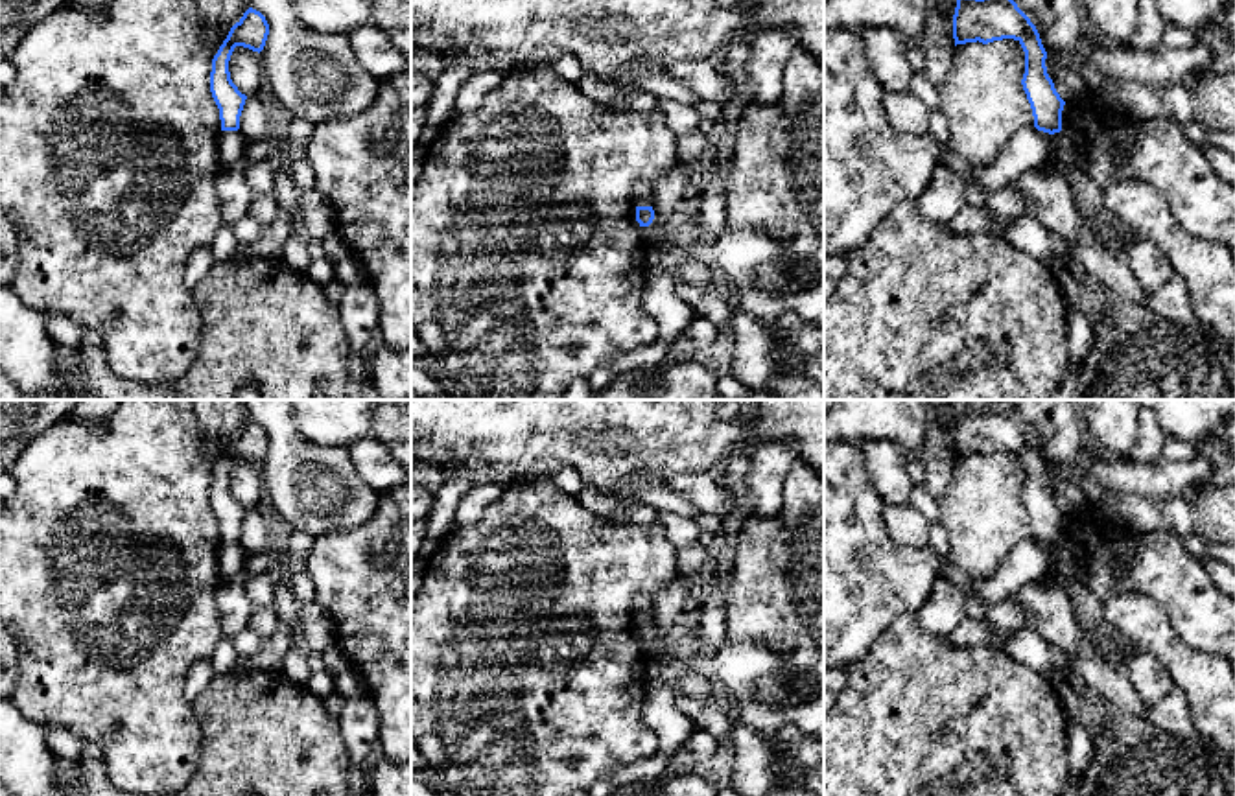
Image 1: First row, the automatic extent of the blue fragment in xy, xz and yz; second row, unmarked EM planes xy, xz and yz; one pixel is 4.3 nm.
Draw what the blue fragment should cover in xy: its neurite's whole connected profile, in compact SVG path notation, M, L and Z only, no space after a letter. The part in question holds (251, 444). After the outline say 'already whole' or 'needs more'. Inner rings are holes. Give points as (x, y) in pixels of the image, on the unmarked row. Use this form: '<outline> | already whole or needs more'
M249 420L230 440L227 451L212 472L210 505L219 521L221 544L238 544L247 509L230 492L229 474L236 459L262 464L269 448L265 429Z | already whole

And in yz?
M959 407L953 427L953 451L957 457L994 455L1014 451L1025 464L1023 503L1032 521L1034 540L1054 547L1062 544L1062 523L1065 514L1047 486L1047 464L1030 431L1008 407L988 407L982 411Z | already whole

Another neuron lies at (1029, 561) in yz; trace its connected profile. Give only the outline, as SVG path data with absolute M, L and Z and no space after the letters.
M1025 540L1010 551L994 575L973 580L968 590L988 604L1001 603L1021 586L1045 579L1049 573L1049 556L1049 545Z

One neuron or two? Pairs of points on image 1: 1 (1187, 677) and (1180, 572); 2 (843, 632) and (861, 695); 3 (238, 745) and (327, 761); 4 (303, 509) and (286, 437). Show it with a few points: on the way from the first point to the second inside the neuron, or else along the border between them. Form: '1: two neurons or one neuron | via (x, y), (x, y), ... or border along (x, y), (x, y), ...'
1: two neurons | border along (1160, 608), (1173, 634), (1215, 653)
2: two neurons | border along (882, 634), (846, 669)
3: one neuron | via (260, 745), (282, 745), (288, 750), (305, 752)
4: one neuron | via (303, 491), (303, 479), (290, 456)

